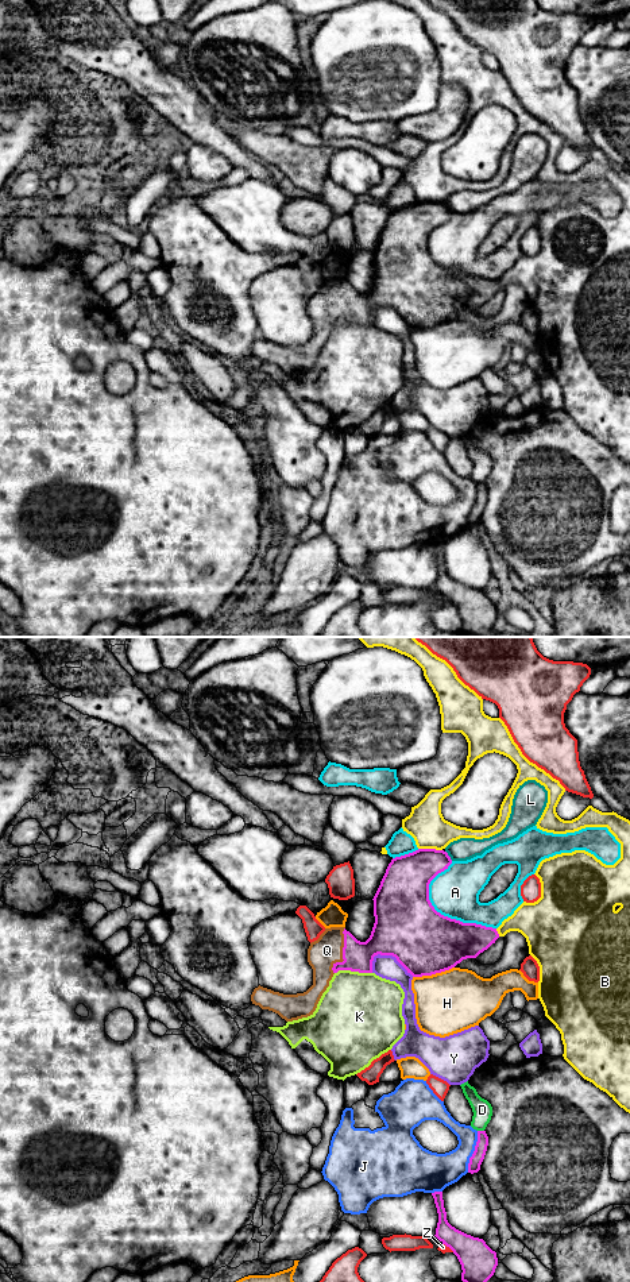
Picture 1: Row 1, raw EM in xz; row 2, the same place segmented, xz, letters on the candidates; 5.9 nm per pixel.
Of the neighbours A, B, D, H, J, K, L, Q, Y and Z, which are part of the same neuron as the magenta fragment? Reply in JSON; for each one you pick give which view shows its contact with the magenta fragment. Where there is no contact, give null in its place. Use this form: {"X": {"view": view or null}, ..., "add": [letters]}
{"Q": {"view": "xz"}, "add": ["Q"]}

